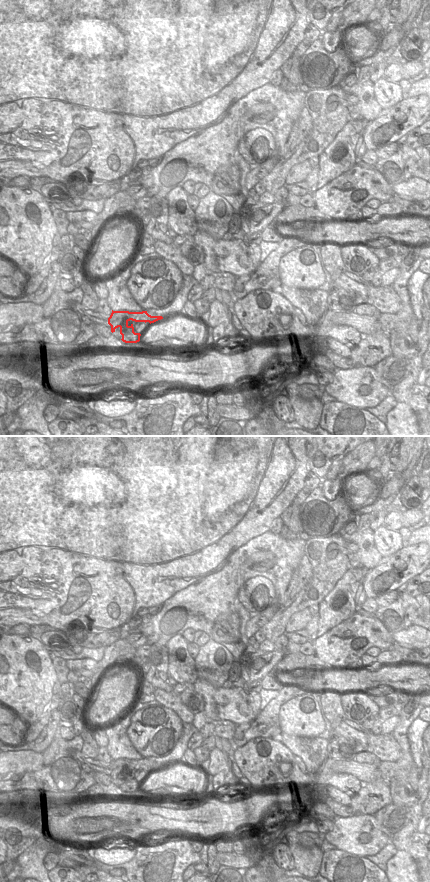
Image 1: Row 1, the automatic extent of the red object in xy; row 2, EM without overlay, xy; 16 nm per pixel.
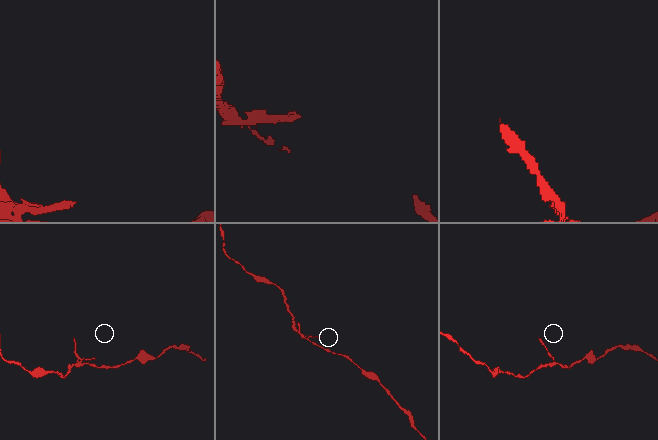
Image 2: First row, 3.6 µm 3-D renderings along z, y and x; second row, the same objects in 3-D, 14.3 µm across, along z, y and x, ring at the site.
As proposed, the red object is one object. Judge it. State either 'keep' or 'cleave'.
cleave

